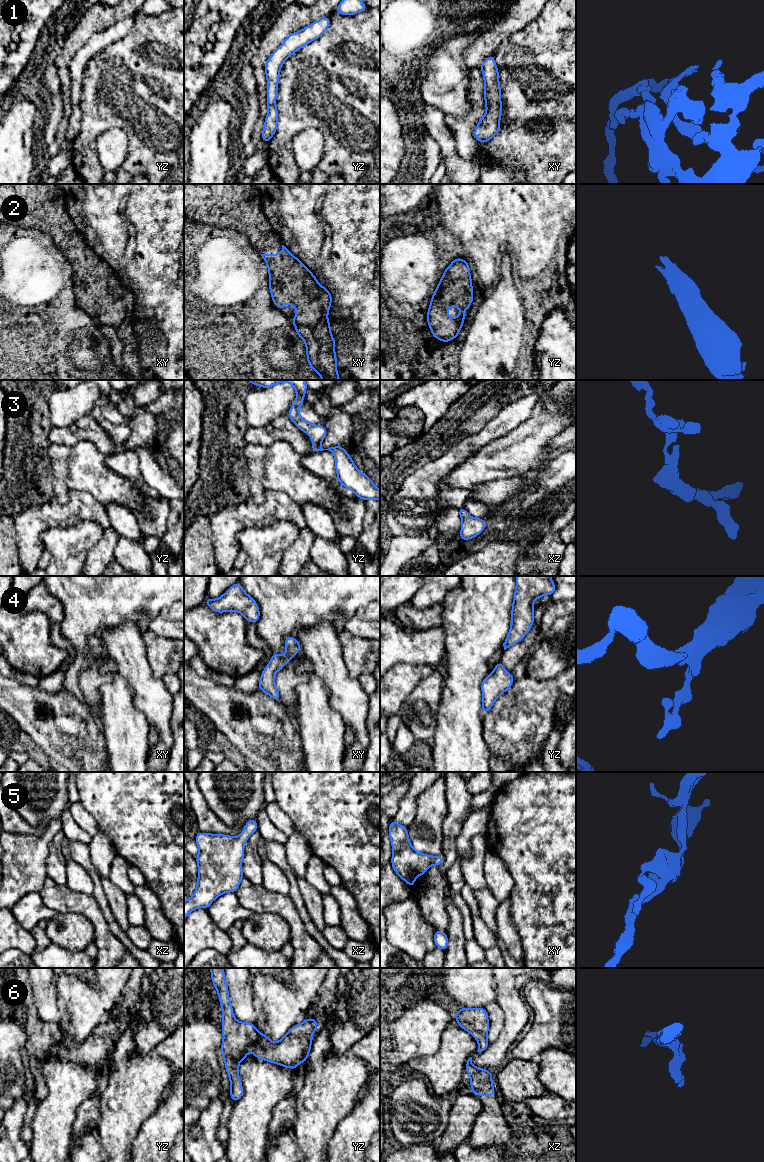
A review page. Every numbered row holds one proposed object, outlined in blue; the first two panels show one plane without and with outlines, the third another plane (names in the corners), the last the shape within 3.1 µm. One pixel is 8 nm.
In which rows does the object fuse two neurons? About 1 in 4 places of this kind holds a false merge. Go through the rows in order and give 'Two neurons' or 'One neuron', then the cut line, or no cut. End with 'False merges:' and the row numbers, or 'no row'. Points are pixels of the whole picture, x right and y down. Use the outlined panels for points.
1: One neuron. No split
2: One neuron. No split
3: One neuron. No split
4: One neuron. No split
5: One neuron. No split
6: One neuron. No split
False merges: no row

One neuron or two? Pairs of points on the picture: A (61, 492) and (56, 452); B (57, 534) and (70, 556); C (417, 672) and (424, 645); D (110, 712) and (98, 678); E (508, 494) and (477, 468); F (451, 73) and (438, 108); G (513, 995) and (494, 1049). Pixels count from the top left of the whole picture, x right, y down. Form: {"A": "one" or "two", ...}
{"A": "one", "B": "one", "C": "two", "D": "two", "E": "two", "F": "one", "G": "one"}

